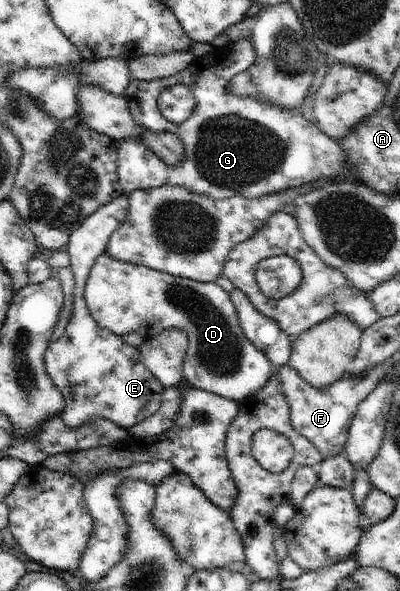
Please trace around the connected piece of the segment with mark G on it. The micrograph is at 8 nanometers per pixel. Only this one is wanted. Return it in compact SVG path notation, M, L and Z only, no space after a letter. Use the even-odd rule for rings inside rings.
M247 38L242 40L231 41L227 45L224 45L224 60L202 60L201 58L196 58L196 61L192 63L186 70L180 71L178 74L175 74L171 77L166 77L164 79L156 79L153 81L138 81L131 80L130 84L124 89L123 95L126 97L128 106L130 107L133 117L142 124L143 127L149 128L152 132L169 132L179 136L181 141L185 144L185 160L180 167L172 168L168 167L166 163L162 162L161 158L158 158L149 148L146 148L141 143L135 143L132 141L120 142L118 151L118 160L117 160L117 173L119 182L118 185L121 187L124 195L131 195L134 191L140 189L149 189L154 187L161 187L164 185L184 187L190 192L194 192L199 195L204 195L216 200L220 199L229 199L230 197L246 197L247 199L260 199L263 196L271 195L272 193L282 193L288 189L295 189L296 187L301 187L304 184L315 183L321 179L327 179L332 181L334 178L338 179L341 177L341 180L338 182L352 181L356 184L363 184L360 180L355 180L351 169L353 166L347 161L347 156L342 150L342 146L333 141L330 137L327 137L316 125L306 120L299 109L287 109L279 107L276 103L273 103L271 100L261 99L260 97L240 97L233 94L230 94L226 90L226 85L237 75L246 64L251 63L253 60L256 60L256 53L254 50L254 45ZM176 84L184 84L184 86L189 86L191 88L192 94L194 95L196 106L194 107L193 113L182 122L182 124L170 122L165 113L159 109L158 97L165 88L173 87Z

